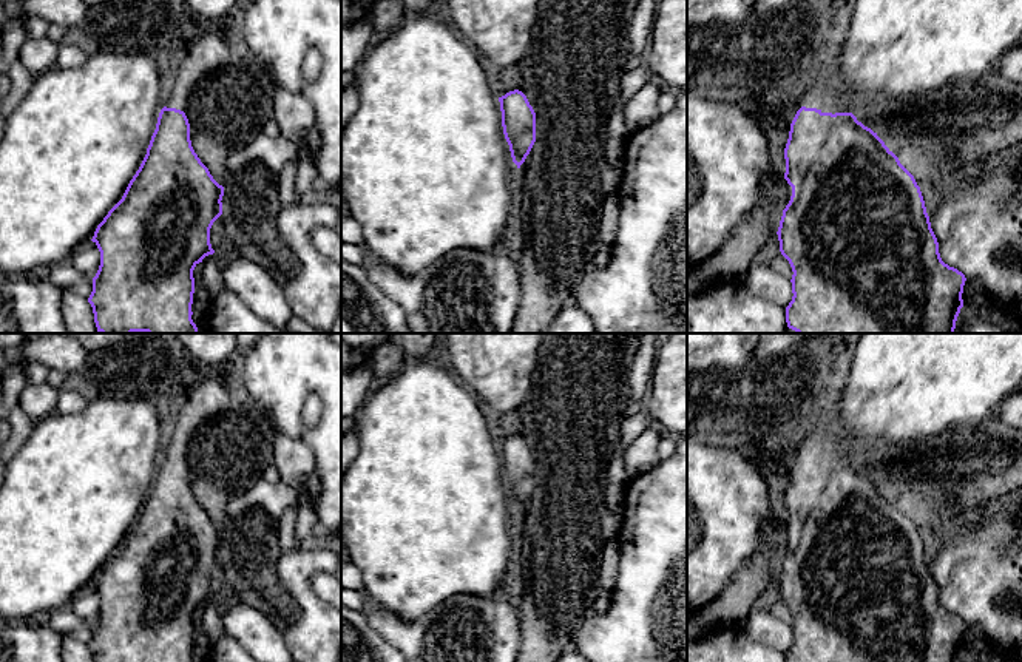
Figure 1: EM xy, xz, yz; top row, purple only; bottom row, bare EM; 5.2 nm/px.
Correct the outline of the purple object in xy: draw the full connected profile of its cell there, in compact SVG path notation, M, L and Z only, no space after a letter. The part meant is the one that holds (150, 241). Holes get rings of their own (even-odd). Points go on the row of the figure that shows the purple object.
M215 34L202 35L188 48L167 86L165 106L139 170L94 231L91 241L100 252L100 265L88 302L100 333L198 333L191 319L193 270L215 253L210 228L222 214L224 187L195 153L184 108L195 85L232 57L233 51Z

